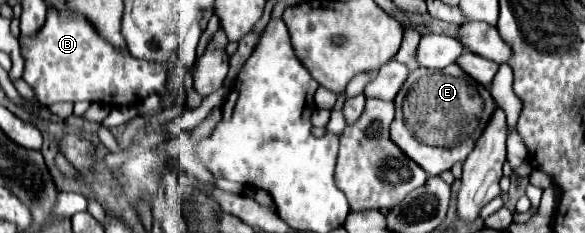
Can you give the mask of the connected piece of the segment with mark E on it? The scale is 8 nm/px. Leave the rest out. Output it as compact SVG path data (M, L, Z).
M457 66L445 70L419 68L411 72L393 102L395 120L391 122L389 136L429 176L449 170L455 162L463 162L495 110L491 92L467 78Z

